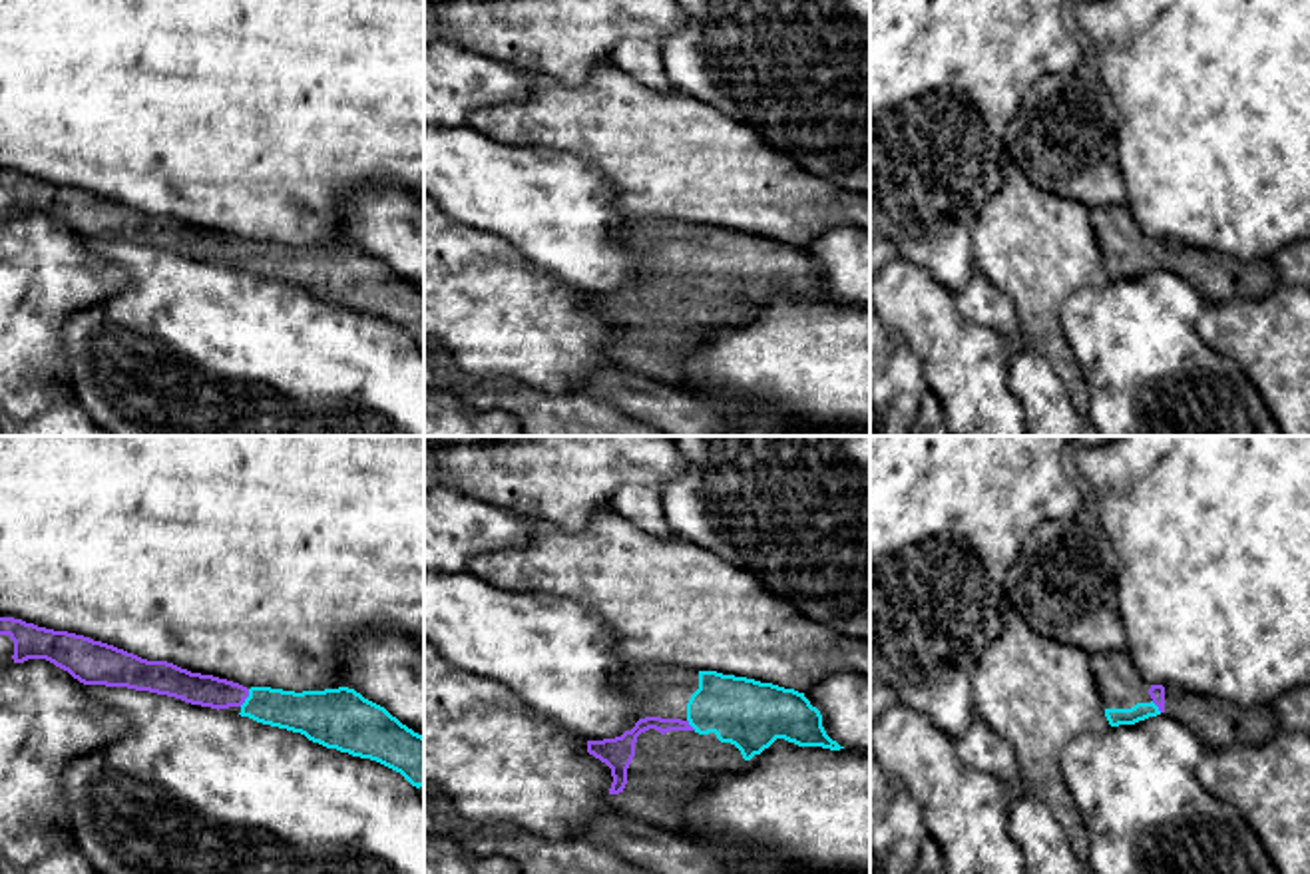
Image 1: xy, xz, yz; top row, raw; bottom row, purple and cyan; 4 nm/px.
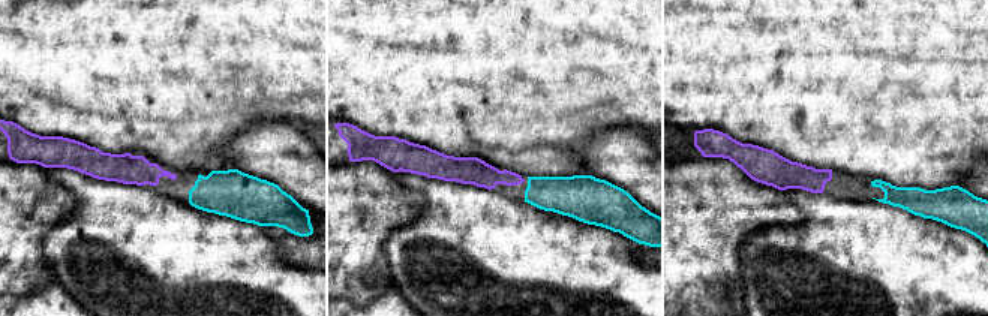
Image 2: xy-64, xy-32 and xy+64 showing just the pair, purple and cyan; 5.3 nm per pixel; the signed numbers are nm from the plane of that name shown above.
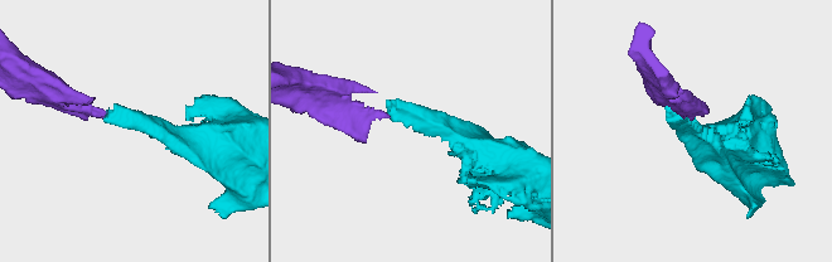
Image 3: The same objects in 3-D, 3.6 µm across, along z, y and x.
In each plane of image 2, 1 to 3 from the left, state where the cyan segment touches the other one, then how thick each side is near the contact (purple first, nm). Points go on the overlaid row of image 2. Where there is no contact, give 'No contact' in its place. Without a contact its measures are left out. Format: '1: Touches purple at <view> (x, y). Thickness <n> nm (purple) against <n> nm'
1: No contact
2: No contact
3: No contact

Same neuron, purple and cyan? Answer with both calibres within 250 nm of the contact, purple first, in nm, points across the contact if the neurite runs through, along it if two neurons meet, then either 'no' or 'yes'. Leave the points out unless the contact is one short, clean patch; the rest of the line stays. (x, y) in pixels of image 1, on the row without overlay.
130 nm thick on the purple side, 170 nm on the other; runs through xy (212, 245), (247, 249), (255, 257), (307, 265); yes

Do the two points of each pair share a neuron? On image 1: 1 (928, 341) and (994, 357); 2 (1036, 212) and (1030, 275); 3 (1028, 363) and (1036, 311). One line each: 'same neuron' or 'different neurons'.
1: same neuron
2: same neuron
3: different neurons

